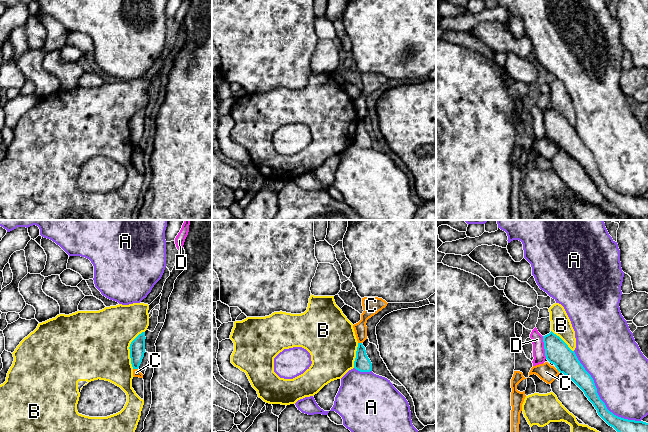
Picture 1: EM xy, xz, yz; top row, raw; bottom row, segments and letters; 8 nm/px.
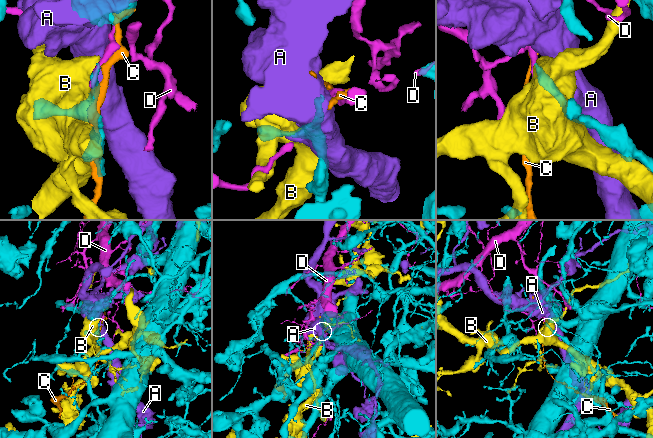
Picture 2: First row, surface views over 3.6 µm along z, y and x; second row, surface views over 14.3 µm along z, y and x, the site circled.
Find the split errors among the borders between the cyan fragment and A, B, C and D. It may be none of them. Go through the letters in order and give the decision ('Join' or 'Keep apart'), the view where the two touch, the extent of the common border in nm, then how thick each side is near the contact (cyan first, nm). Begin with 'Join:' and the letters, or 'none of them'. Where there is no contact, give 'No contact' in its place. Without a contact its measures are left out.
Join: none of them
A: Keep apart. Touches cyan in yz. Shared border 800 nm. Thickness 140 nm (cyan) against 440 nm
B: Keep apart. Touches cyan in xy. Shared border 320 nm. Thickness 130 nm (cyan) against 500 nm
C: Keep apart. Touches cyan in xy. Shared border 40 nm. Thickness 130 nm (cyan) against 60 nm
D: Keep apart. Touches cyan in yz. Shared border 190 nm. Thickness 200 nm (cyan) against 100 nm

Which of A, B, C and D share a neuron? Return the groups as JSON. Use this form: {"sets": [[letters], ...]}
{"sets": [["A"], ["B"], ["C"], ["D"]]}

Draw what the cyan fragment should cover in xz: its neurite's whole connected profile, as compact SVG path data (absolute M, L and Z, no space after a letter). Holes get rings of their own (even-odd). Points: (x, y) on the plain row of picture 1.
M358 119L354 144L360 148L372 147L372 139L366 130L365 123L362 119Z

